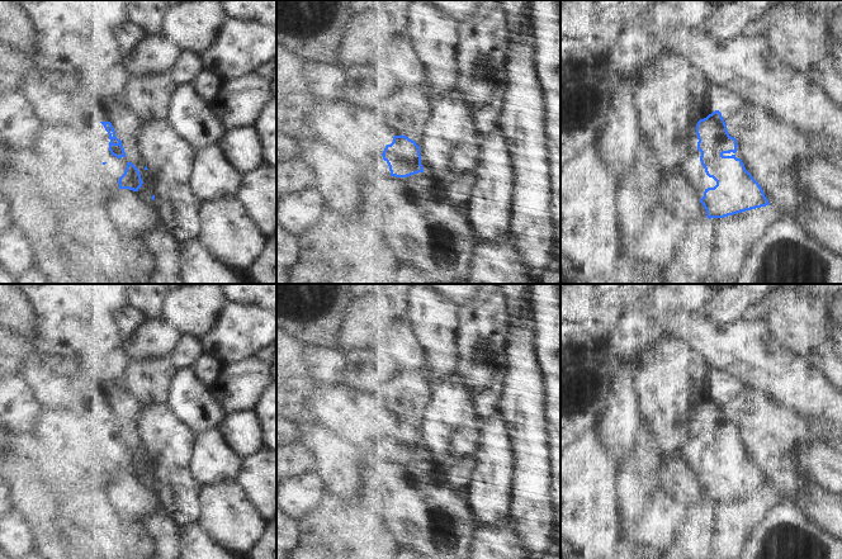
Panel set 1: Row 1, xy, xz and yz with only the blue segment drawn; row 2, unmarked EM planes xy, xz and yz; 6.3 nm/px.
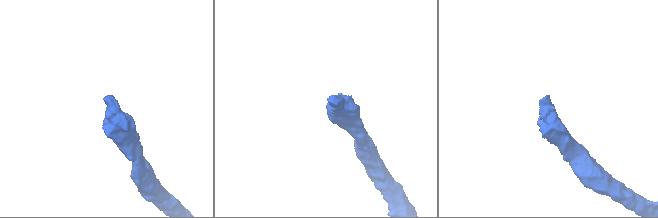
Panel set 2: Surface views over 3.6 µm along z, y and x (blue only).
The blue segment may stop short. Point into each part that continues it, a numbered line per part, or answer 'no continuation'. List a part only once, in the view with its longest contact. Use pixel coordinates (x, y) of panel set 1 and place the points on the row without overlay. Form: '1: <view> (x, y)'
1: xy (70, 430)

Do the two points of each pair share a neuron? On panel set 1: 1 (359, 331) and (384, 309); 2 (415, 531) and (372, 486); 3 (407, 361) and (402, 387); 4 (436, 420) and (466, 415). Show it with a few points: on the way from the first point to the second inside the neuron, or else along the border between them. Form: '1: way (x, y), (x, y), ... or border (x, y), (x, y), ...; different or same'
1: way (365, 325), (378, 313); same
2: way (408, 520), (383, 494); same
3: border (396, 368), (420, 372); different
4: way (444, 420), (458, 420); same

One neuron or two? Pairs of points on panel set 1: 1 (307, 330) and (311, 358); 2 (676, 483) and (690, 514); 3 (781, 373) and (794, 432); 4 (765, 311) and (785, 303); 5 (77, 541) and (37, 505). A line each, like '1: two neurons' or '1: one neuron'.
1: two neurons
2: one neuron
3: two neurons
4: one neuron
5: one neuron

